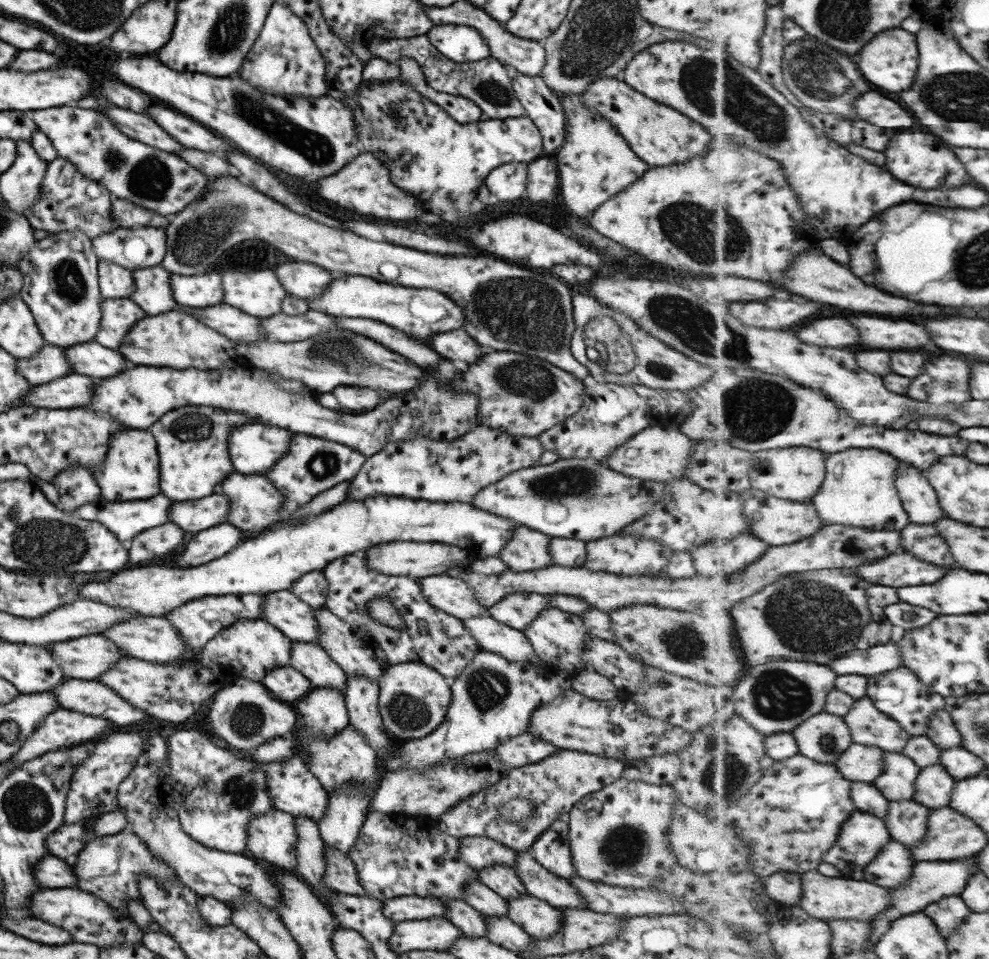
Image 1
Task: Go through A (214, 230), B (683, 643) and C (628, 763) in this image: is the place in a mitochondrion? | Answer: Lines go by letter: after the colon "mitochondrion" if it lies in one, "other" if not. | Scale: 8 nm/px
A: mitochondrion
B: mitochondrion
C: other

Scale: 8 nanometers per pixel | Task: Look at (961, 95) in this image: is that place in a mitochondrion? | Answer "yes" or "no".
yes

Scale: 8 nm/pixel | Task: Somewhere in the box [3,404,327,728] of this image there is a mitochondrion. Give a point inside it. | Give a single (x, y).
(39, 541)

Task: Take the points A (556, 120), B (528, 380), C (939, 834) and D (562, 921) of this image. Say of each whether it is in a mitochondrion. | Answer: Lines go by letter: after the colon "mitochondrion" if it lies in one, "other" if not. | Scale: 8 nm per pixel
A: other
B: mitochondrion
C: mitochondrion
D: other

